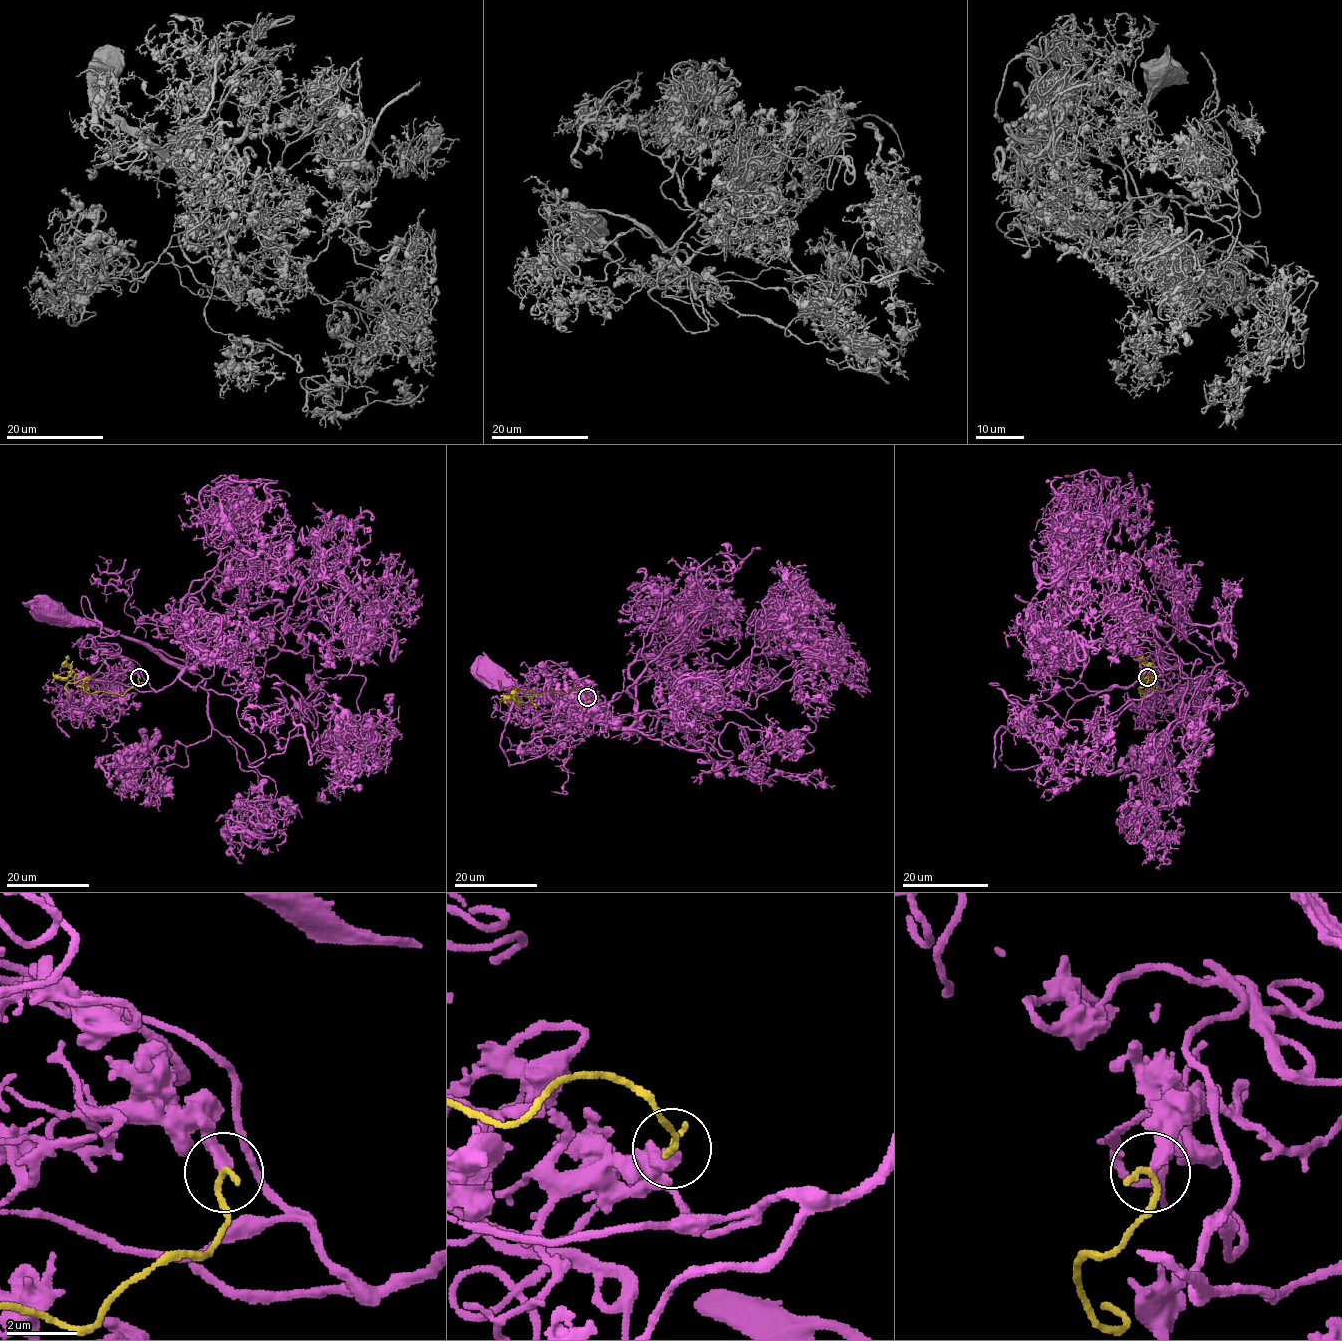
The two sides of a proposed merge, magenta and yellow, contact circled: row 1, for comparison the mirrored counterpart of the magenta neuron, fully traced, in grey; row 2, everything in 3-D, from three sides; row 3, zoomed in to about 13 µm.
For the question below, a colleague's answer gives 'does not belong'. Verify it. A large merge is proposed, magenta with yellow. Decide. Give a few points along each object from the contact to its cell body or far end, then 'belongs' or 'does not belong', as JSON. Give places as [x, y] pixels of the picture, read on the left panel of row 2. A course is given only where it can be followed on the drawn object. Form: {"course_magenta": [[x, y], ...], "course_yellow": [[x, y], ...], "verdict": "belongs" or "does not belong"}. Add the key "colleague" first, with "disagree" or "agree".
{"colleague": "agree", "course_magenta": [[138, 677], [125, 669], [108, 681], [160, 690], [189, 667], [101, 627], [62, 623], [49, 611]], "course_yellow": [[138, 677], [139, 683], [123, 695], [87, 693], [77, 686], [82, 680], [65, 686], [71, 669], [67, 658]], "verdict": "does not belong"}

